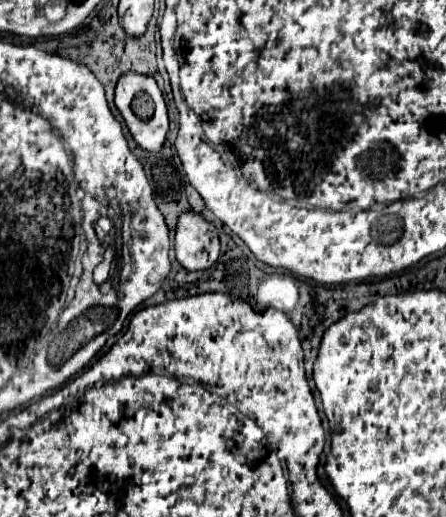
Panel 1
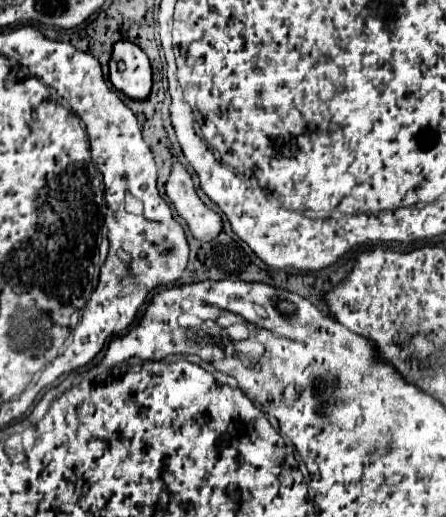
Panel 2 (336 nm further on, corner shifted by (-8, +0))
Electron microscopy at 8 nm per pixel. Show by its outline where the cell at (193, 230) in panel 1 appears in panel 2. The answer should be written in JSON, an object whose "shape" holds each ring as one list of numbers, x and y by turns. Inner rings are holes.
{"shape":[[178,159,172,163,172,173,166,181,166,197,176,207,178,215,186,219,192,235,198,241,212,241,218,237,222,231,220,215,202,203,188,169]]}

